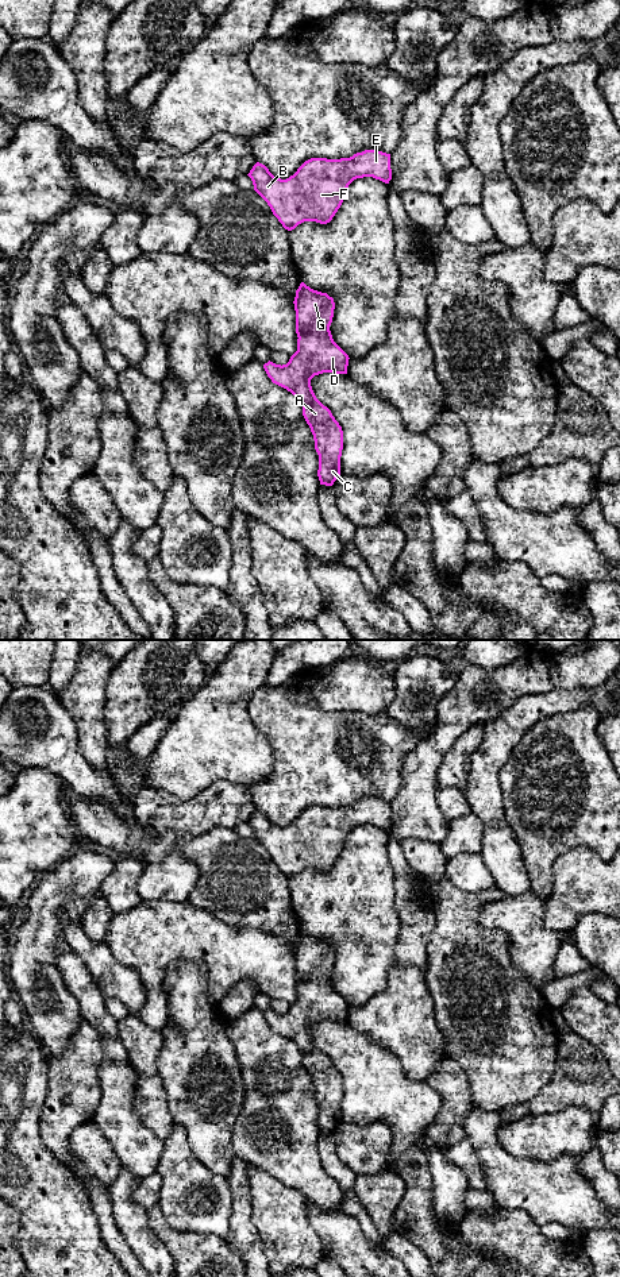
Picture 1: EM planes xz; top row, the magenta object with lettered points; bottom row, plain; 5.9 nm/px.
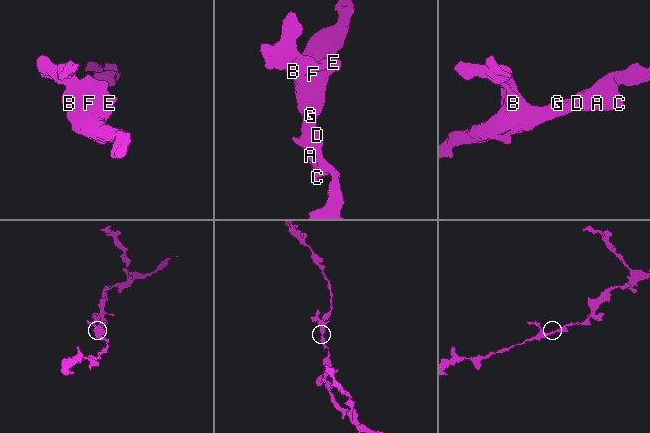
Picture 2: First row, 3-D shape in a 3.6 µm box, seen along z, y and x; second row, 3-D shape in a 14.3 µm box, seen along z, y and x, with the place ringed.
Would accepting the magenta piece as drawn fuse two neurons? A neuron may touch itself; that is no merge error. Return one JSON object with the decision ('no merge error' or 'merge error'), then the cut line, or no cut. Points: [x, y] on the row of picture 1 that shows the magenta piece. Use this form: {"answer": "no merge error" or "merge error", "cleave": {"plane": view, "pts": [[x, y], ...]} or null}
{"answer": "no merge error", "cleave": null}

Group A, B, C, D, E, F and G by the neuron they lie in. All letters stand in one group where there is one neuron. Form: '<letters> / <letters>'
A B C D E F G

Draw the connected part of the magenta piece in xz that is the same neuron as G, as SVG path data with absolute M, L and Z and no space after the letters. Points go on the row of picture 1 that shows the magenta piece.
M301 282L293 304L297 351L286 364L269 360L263 369L273 383L300 401L319 455L320 485L332 486L340 475L343 431L331 410L316 398L311 379L323 373L347 374L350 358L334 342L330 331L335 309L332 297Z

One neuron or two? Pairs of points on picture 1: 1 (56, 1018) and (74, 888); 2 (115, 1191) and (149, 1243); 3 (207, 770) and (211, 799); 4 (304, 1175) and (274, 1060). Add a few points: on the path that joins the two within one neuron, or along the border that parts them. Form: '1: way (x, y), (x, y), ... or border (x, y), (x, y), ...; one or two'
1: way (43, 986), (43, 921); one
2: way (122, 1204), (135, 1230); one
3: border (242, 784), (215, 780), (191, 798), (181, 799); two
4: way (285, 1146), (278, 1133), (277, 1088); one

